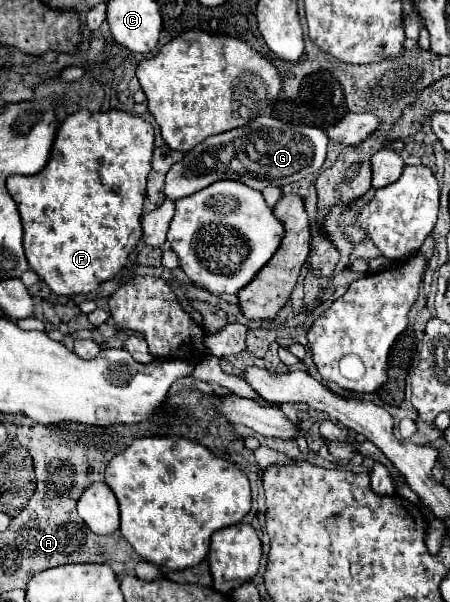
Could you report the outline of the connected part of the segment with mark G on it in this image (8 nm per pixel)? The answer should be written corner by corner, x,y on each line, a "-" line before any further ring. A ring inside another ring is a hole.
259,116
251,124
205,138
189,150
185,158
171,166
165,180
165,196
179,200
191,196
217,180
237,180
253,190
267,186
287,186
311,174
317,174
325,162
329,138
317,126
287,124
277,118

